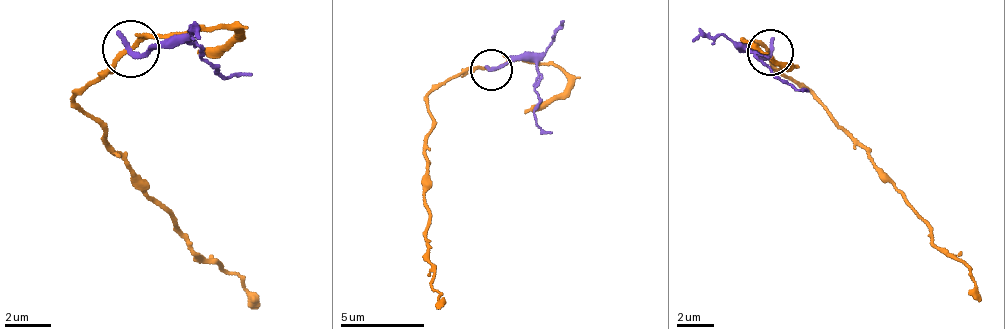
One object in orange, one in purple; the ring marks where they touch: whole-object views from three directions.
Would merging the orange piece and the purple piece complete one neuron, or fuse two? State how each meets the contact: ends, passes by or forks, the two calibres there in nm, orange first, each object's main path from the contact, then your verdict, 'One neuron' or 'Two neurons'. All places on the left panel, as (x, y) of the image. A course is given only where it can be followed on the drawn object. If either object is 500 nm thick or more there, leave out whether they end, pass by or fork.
At the ring orange passes by. At the ring purple ends. Thickness 170 nm (orange) against 260 nm. Course of orange: (129, 50), (102, 71), (79, 109), (103, 124), (143, 193), (196, 255), (213, 256), (259, 310). Course of purple: (129, 50), (179, 43), (228, 79), (254, 73). Two neurons

